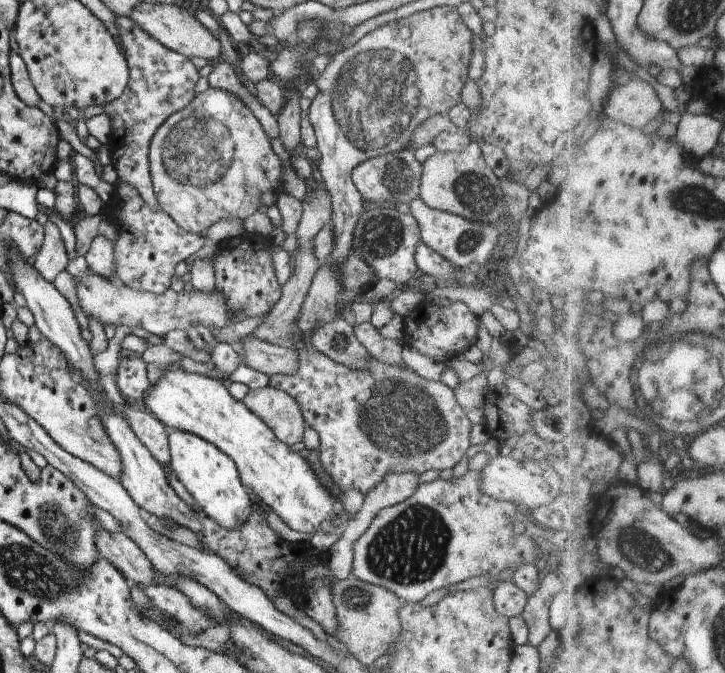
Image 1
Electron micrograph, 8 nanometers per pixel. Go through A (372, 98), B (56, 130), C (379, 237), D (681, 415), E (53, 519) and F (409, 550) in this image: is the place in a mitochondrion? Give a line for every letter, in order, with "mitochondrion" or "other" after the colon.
A: mitochondrion
B: other
C: mitochondrion
D: mitochondrion
E: mitochondrion
F: mitochondrion

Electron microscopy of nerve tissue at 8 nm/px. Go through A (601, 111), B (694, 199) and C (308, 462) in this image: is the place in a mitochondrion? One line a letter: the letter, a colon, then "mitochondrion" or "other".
A: other
B: mitochondrion
C: other

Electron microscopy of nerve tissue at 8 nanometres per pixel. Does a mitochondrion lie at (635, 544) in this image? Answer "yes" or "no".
yes

